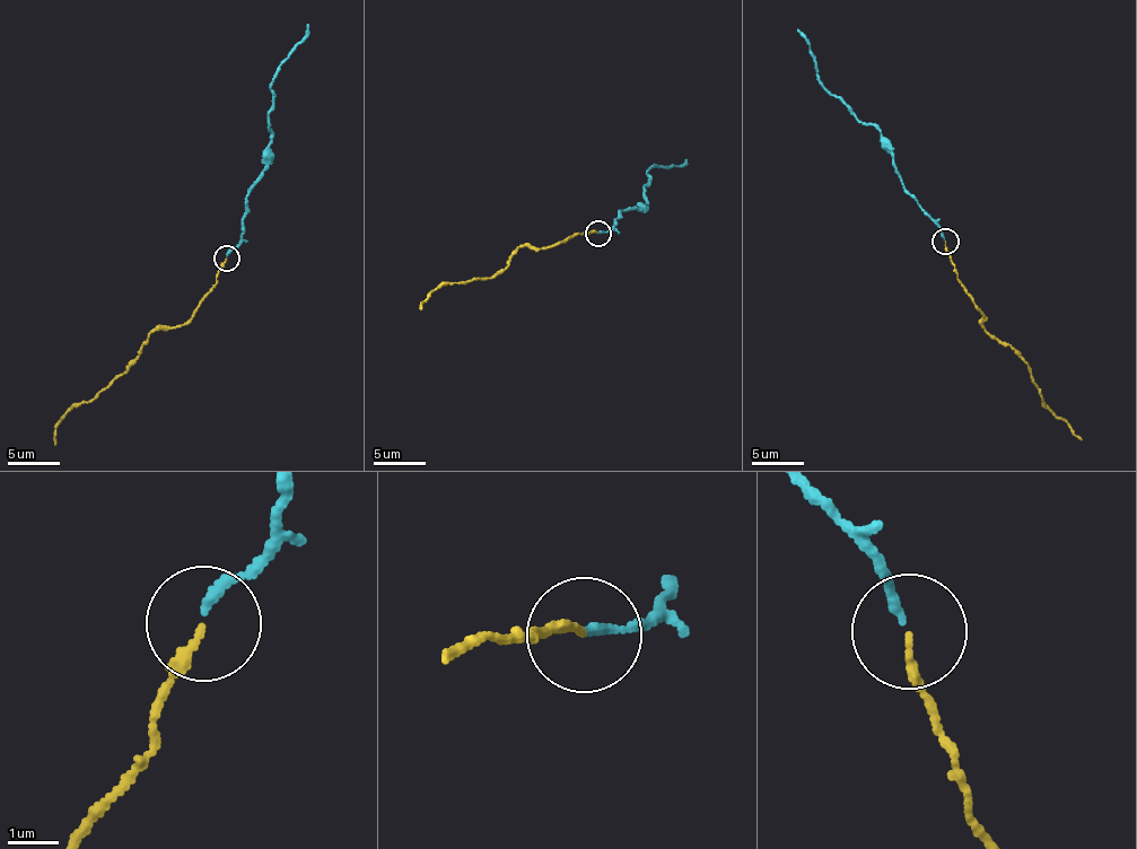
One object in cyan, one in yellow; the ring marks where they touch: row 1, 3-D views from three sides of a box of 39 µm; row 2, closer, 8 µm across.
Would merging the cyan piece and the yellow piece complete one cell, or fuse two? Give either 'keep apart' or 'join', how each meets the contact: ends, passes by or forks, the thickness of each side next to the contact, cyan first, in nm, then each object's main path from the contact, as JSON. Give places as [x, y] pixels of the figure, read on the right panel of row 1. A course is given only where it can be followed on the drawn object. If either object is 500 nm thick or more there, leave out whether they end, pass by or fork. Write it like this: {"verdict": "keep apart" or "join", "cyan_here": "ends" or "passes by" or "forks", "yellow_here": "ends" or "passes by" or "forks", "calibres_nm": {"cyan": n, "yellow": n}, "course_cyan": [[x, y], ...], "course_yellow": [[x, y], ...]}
{"verdict": "join", "cyan_here": "ends", "yellow_here": "ends", "calibres_nm": {"cyan": 190, "yellow": 150}, "course_cyan": [[944, 239], [902, 183], [892, 146], [829, 90], [819, 78], [810, 44], [797, 29]], "course_yellow": [[944, 239], [958, 281], [985, 317], [982, 326], [1008, 343], [1028, 366], [1047, 404], [1081, 439]]}

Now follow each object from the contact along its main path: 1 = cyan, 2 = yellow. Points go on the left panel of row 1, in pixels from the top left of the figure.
1: (227, 256), (239, 242), (250, 194), (270, 142), (269, 84), (307, 24)
2: (227, 256), (207, 296), (186, 323), (152, 331), (122, 375), (86, 403), (72, 404), (55, 429), (55, 445)

